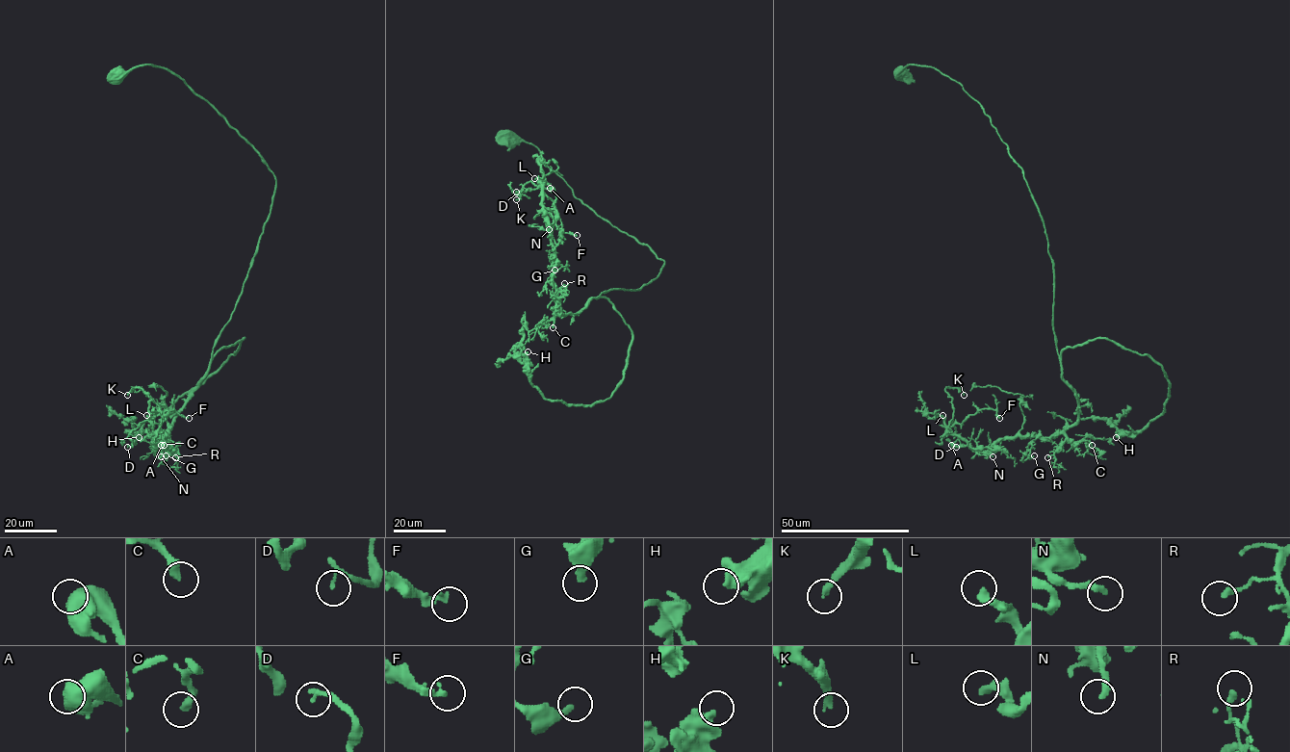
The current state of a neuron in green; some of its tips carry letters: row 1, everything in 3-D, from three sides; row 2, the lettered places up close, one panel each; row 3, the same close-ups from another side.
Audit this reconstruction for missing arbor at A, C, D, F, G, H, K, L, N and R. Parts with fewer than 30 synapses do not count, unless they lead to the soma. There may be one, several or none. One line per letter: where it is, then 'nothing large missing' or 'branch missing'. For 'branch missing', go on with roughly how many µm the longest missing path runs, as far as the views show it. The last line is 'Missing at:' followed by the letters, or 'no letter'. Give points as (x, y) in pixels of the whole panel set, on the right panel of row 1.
A: (951, 445) | nothing large missing
C: (1092, 445) | branch missing | 60 µm
D: (956, 447) | nothing large missing
F: (999, 418) | nothing large missing
G: (1034, 455) | nothing large missing
H: (1116, 437) | nothing large missing
K: (964, 395) | nothing large missing
L: (942, 415) | nothing large missing
N: (993, 456) | nothing large missing
R: (1047, 457) | nothing large missing
Missing at: C

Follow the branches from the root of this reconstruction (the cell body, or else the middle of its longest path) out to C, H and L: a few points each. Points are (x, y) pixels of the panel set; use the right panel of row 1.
C: (899, 72), (927, 65), (958, 82), (1022, 169), (1054, 269), (1061, 376), (1077, 400), (1066, 435), (1092, 445)
H: (899, 72), (958, 82), (1022, 169), (1054, 269), (1058, 354), (1107, 338), (1161, 366), (1164, 410), (1116, 437)
L: (899, 72), (958, 82), (1022, 169), (1077, 400), (1060, 432), (985, 452), (942, 415)

